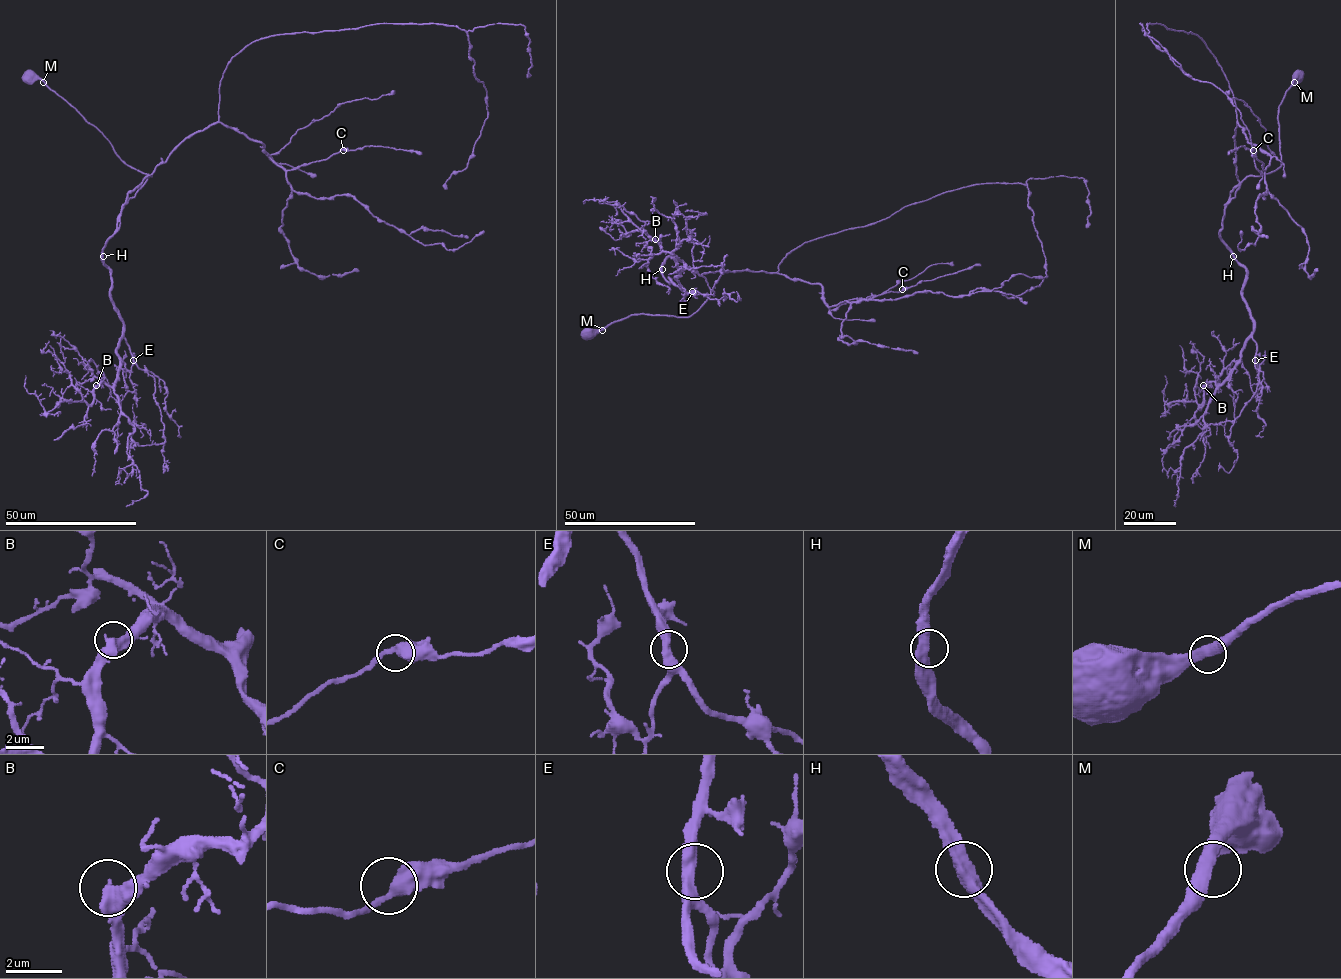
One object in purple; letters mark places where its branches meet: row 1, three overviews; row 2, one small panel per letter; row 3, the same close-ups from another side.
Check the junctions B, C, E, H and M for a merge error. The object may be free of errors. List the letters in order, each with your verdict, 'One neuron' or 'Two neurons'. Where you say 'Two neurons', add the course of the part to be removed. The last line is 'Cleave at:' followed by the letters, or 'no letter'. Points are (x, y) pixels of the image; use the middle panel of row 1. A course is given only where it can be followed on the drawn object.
B: One neuron
C: One neuron
E: One neuron
H: One neuron
M: One neuron
Cleave at: no letter

